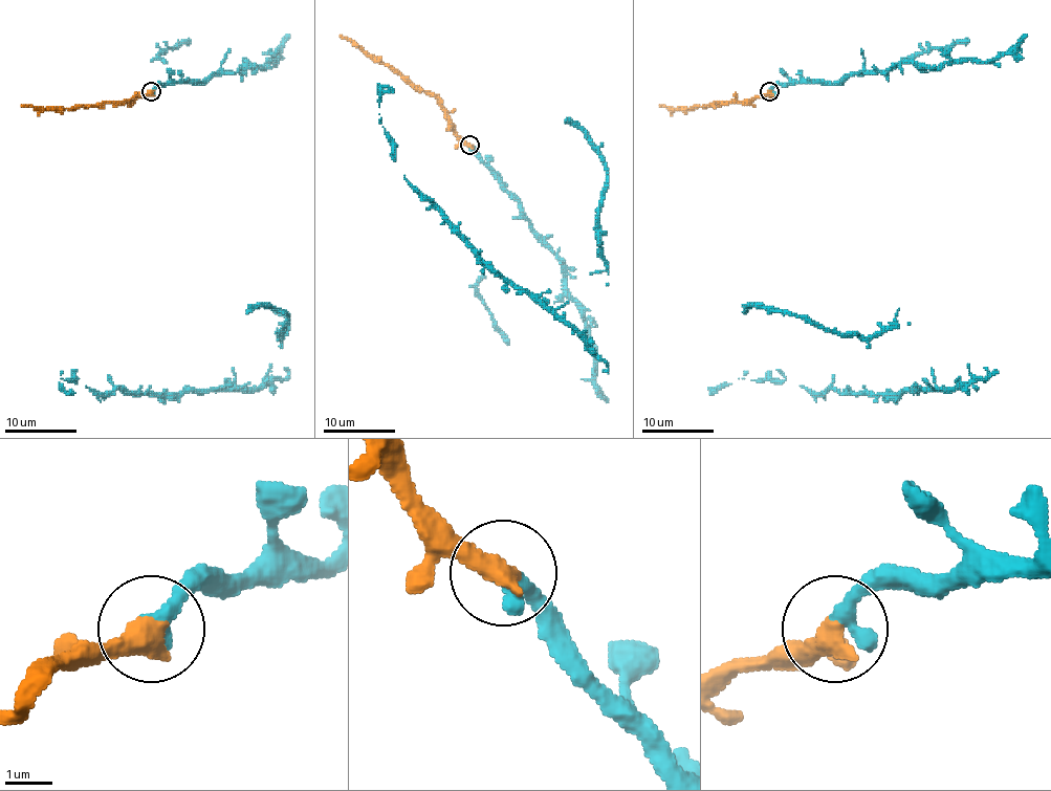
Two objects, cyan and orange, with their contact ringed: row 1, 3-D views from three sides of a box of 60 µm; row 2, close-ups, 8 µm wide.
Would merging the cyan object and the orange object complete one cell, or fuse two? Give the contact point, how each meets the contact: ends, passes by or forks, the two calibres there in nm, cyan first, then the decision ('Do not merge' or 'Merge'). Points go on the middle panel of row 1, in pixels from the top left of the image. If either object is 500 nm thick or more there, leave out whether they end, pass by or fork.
Place: (469, 145). Thickness 400 nm (cyan) against 550 nm. Merge

